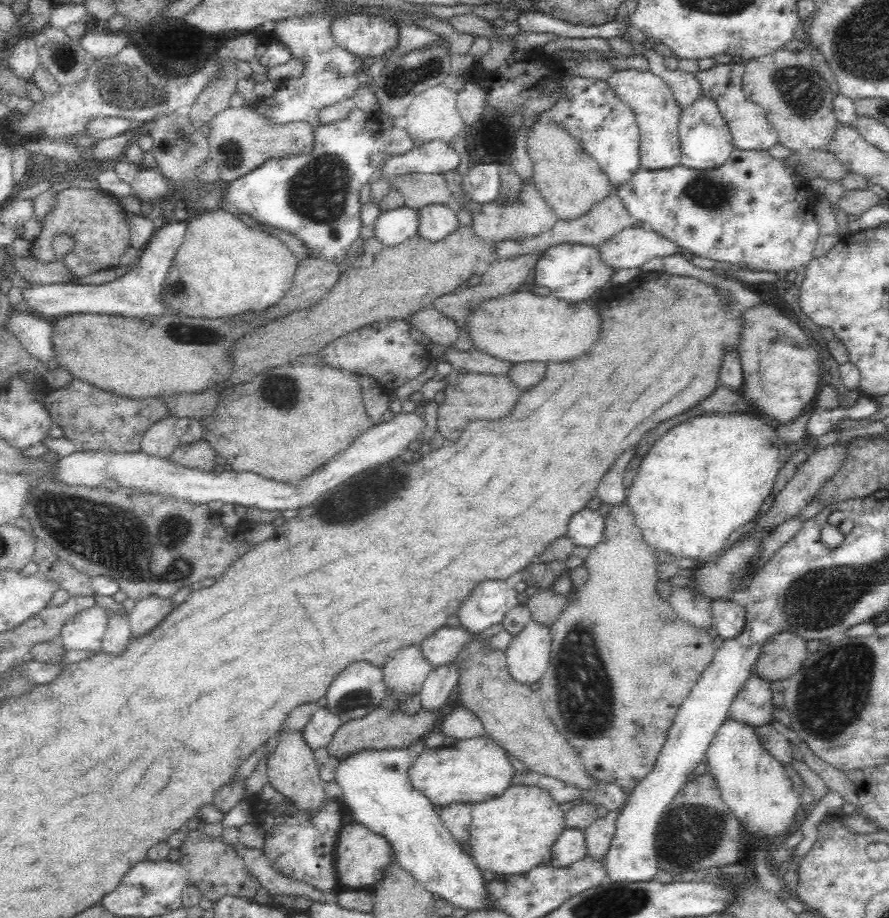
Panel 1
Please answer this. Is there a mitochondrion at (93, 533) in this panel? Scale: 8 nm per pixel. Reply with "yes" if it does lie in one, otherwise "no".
yes

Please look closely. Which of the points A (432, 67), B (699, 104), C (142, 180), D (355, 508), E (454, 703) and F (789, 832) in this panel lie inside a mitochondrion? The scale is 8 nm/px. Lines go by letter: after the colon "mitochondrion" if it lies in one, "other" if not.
A: mitochondrion
B: other
C: other
D: mitochondrion
E: other
F: other

